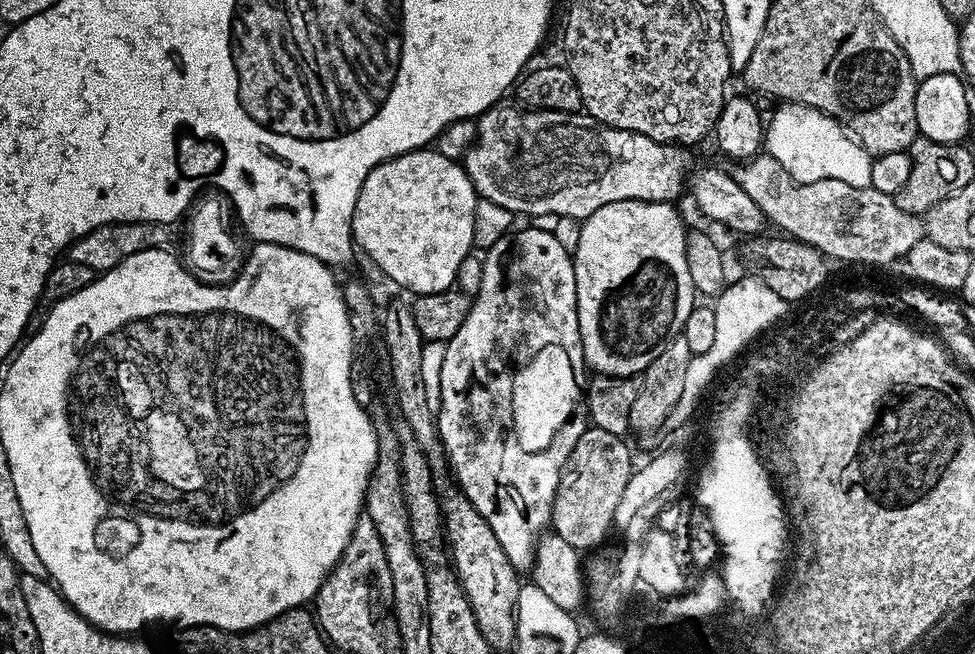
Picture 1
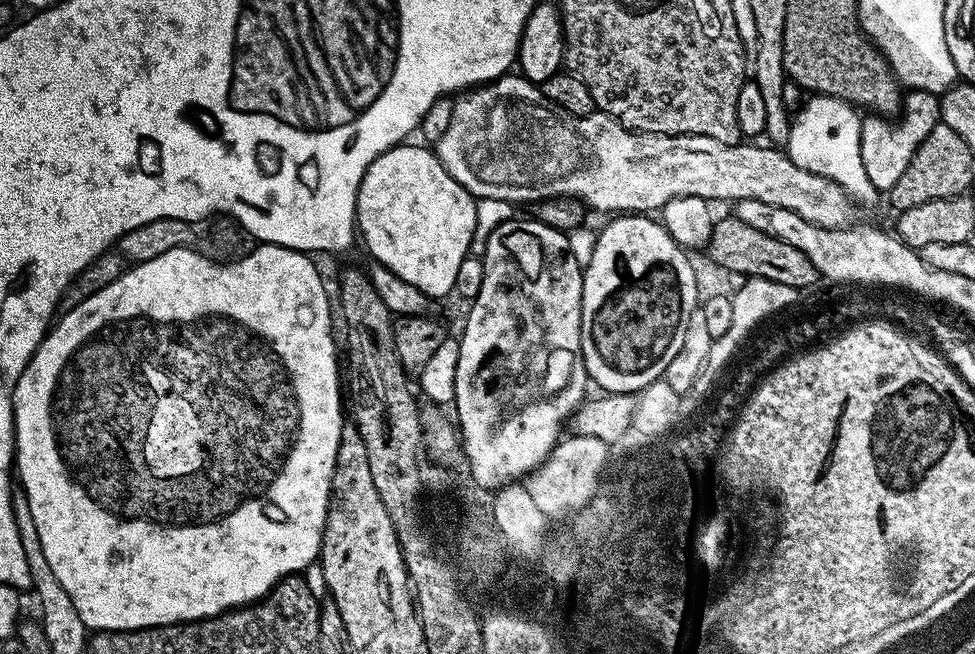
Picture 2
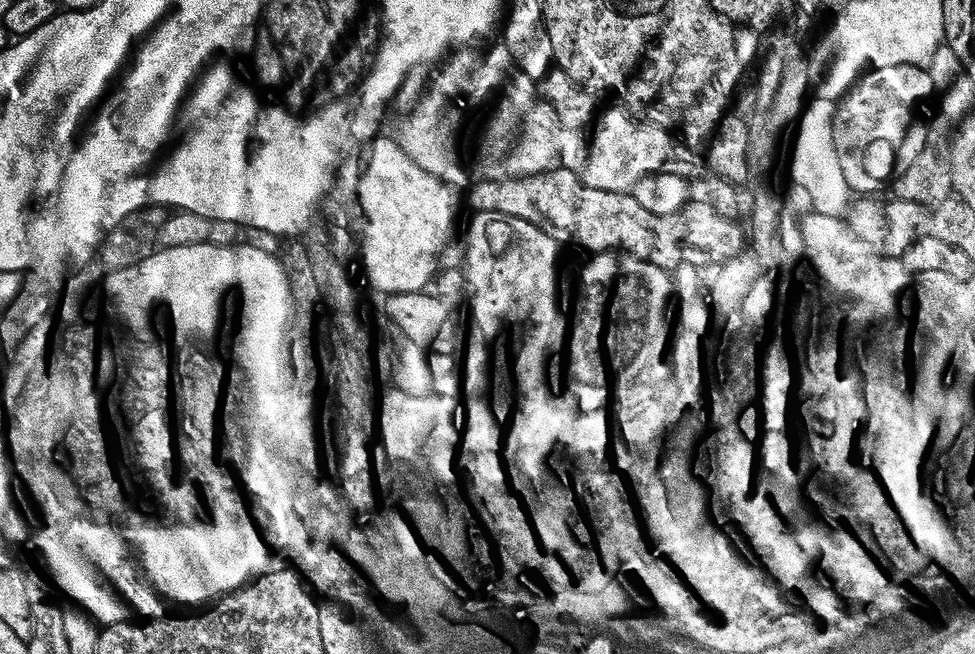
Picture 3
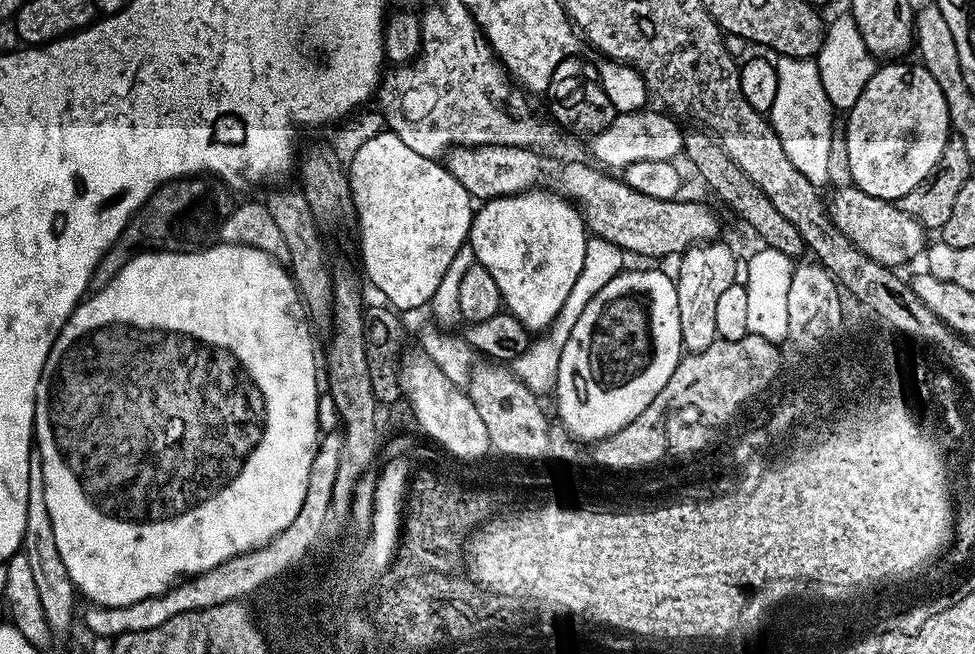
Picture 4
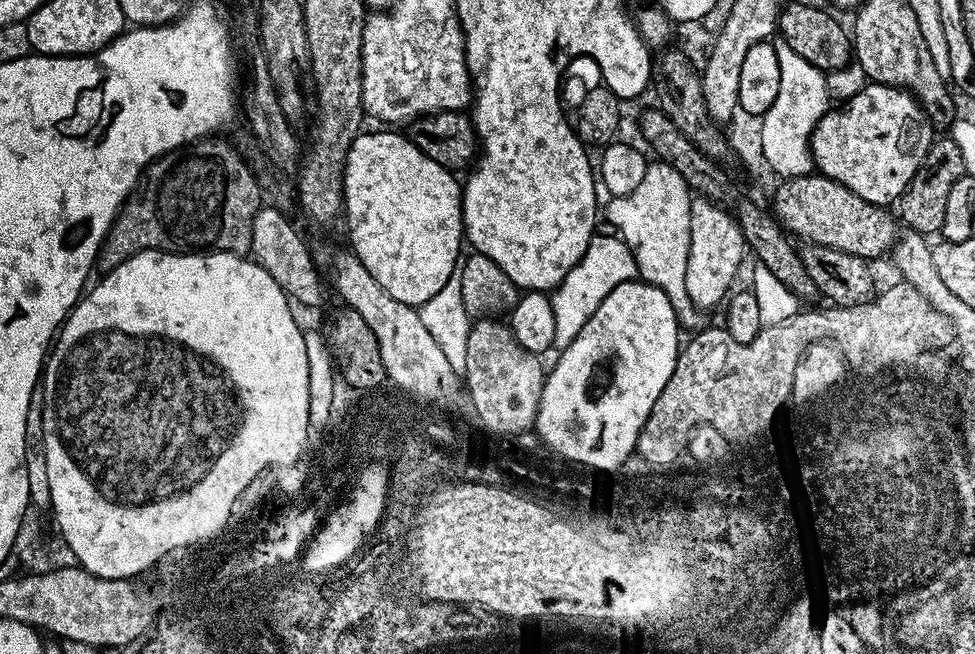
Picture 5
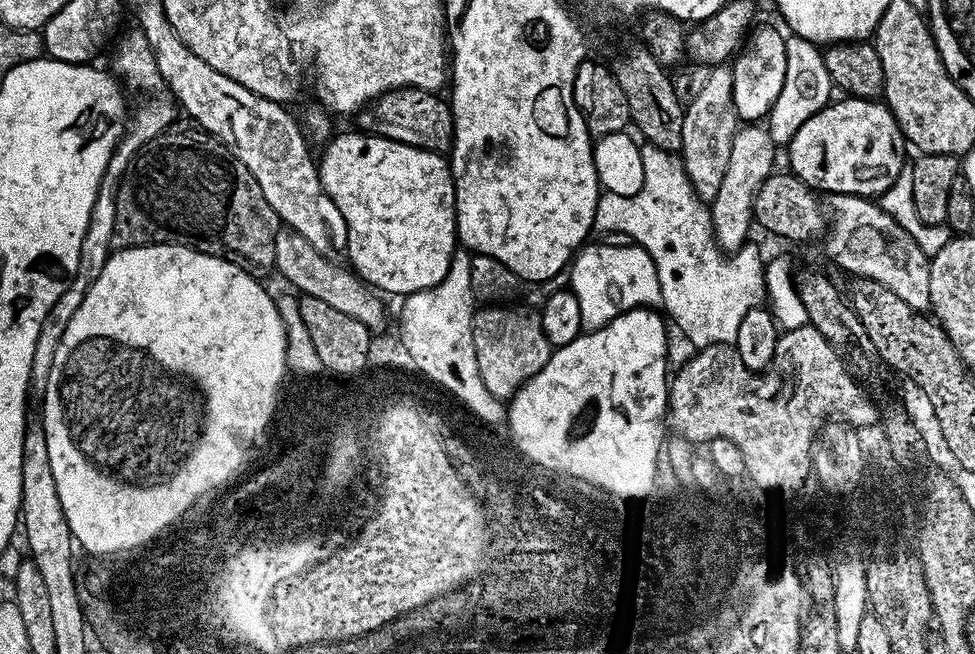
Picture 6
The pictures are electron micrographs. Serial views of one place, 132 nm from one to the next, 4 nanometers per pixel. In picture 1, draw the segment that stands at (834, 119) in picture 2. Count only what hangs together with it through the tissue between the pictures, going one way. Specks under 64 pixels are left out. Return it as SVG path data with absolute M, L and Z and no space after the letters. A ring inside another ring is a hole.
M781 103L767 121L763 147L799 184L834 178L846 186L870 188L873 157L833 116L801 104Z

